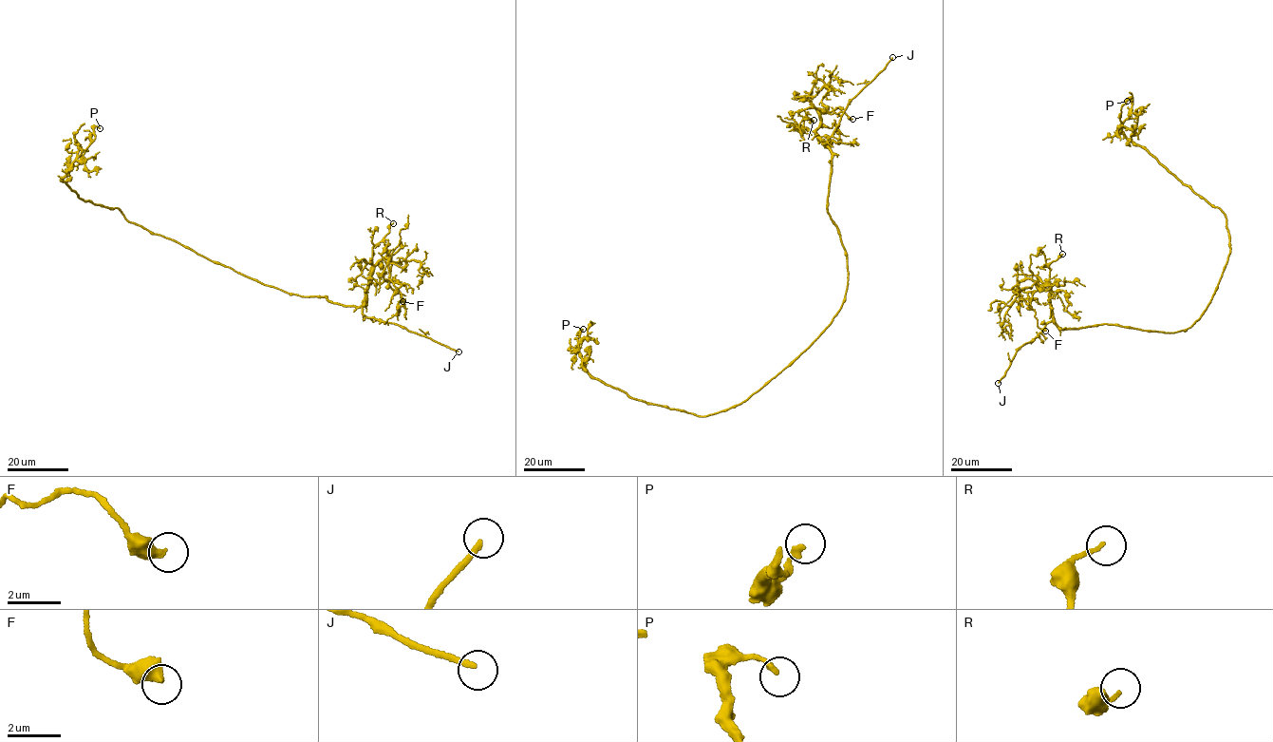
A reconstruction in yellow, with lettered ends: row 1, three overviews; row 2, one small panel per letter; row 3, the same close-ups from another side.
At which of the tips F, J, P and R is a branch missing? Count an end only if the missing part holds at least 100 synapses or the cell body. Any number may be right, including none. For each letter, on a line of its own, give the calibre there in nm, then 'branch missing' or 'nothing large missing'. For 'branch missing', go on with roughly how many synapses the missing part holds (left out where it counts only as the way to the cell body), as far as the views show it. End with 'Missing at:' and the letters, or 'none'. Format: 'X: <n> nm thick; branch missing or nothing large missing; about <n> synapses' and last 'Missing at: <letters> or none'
F: 500 nm thick; nothing large missing
J: 200 nm thick; branch missing
P: 200 nm thick; nothing large missing
R: 140 nm thick; nothing large missing
Missing at: J

